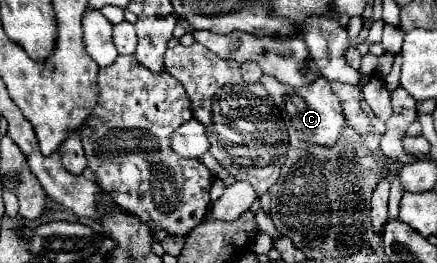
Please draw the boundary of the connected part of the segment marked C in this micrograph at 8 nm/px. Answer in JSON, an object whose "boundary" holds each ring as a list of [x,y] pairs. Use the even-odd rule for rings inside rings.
{"boundary":[[[261,76],[261,84],[269,92],[269,96],[273,96],[277,108],[281,110],[281,118],[285,120],[289,132],[289,142],[295,148],[301,148],[305,144],[333,148],[337,144],[347,122],[341,108],[341,100],[331,92],[331,86],[325,78],[315,80],[313,84],[309,84],[309,88],[289,88],[287,84],[277,82],[273,76]]]}

